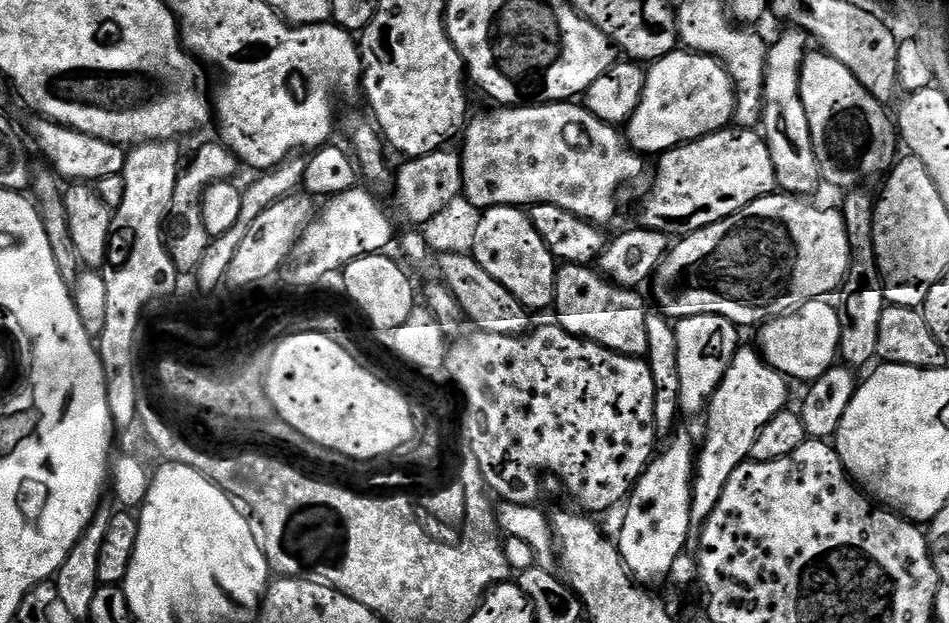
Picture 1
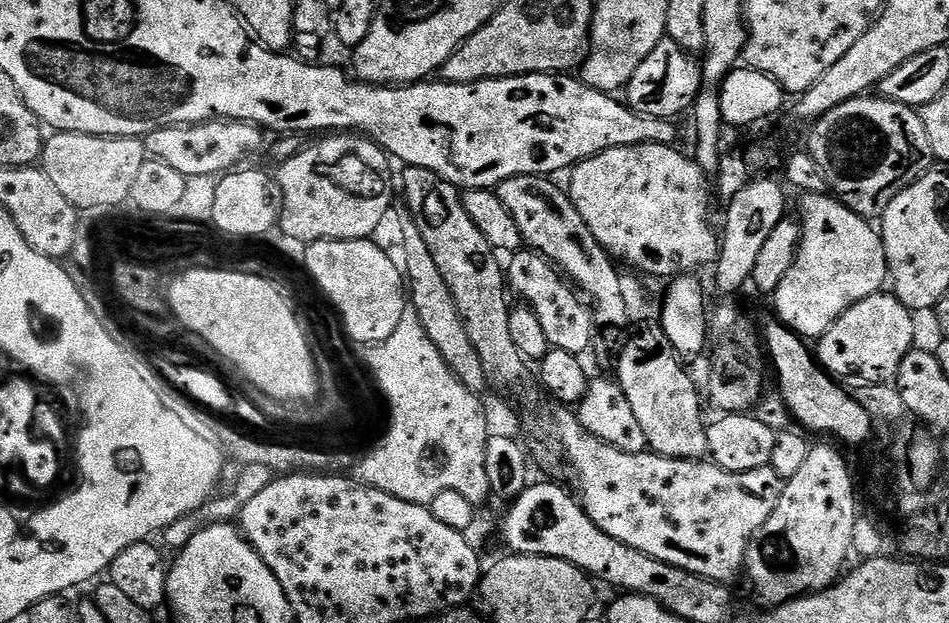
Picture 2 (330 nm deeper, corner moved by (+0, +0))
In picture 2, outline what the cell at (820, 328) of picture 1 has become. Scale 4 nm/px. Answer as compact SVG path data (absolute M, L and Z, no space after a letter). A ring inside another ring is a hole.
M884 290L875 292L870 298L862 298L862 302L850 306L818 337L814 344L814 359L837 384L849 389L855 390L862 384L887 384L895 377L902 358L906 358L906 354L913 351L916 324L912 319L913 313L895 294Z

